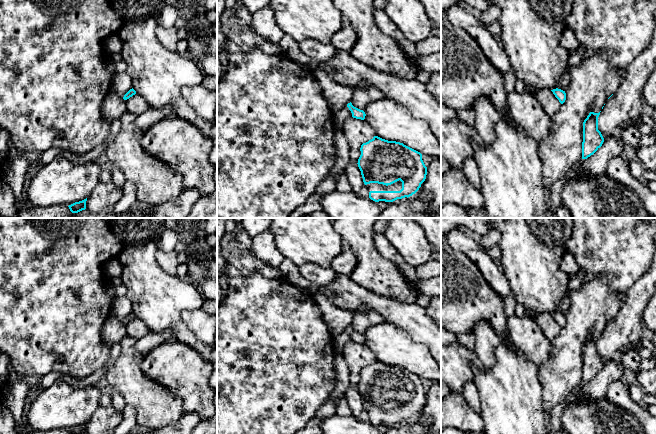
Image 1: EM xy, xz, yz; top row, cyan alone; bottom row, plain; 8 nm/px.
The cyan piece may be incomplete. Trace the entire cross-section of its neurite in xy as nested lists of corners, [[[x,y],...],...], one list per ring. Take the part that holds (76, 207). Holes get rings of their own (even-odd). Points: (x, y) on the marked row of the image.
[[[87,198],[82,201],[75,202],[75,203],[69,205],[68,207],[72,213],[78,213],[78,212],[86,209],[86,201],[87,201]]]

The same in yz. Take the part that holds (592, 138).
[[[590,112],[583,122],[582,159],[593,155],[604,142],[604,138],[598,130],[599,115],[600,112]]]

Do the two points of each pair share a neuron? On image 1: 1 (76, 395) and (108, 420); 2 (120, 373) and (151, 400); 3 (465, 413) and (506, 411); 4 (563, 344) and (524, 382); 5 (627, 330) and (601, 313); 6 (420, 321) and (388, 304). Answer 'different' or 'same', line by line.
1: different
2: same
3: different
4: different
5: different
6: same

